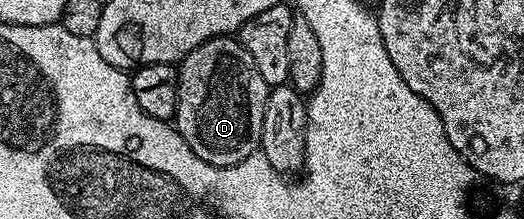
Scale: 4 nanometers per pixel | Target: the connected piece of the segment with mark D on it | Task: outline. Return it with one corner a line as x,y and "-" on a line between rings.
232,35
213,36
195,50
191,50
179,62
177,73
177,132
191,146
191,150
203,162
216,168
230,168
232,164
243,162
250,154
258,151
263,130
263,110
269,97
270,85
263,82
263,74
255,66
255,61
247,50

